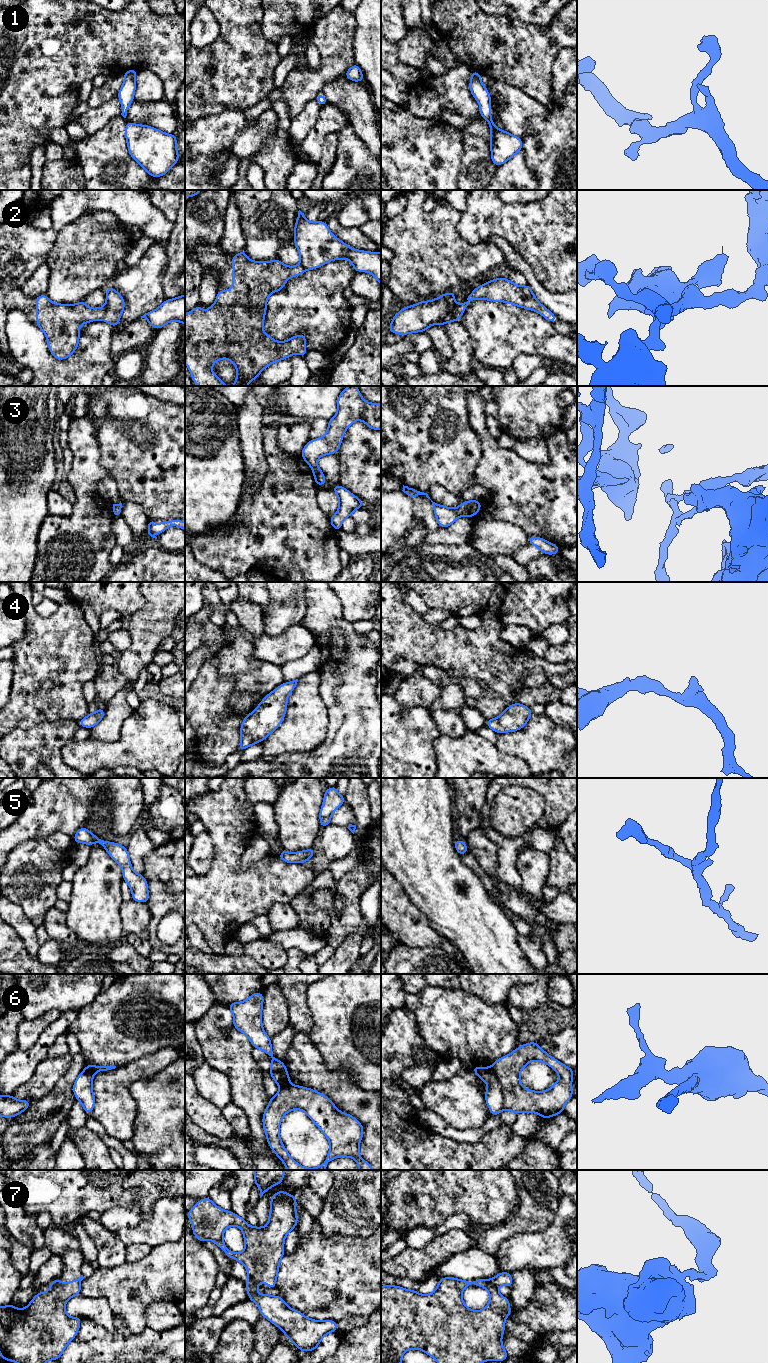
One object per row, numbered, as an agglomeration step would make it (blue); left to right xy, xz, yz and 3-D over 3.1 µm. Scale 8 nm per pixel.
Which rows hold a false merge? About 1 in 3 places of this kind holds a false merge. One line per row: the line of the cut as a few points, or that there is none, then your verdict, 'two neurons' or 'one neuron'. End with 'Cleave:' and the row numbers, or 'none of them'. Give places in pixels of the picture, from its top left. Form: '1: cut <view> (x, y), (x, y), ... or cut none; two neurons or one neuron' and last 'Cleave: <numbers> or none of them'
1: cut none; one neuron
2: cut xy (105, 306), (105, 314), (101, 319); two neurons
3: cut none; one neuron
4: cut none; one neuron
5: cut none; one neuron
6: cut yz (491, 1067), (503, 1091), (504, 1108); two neurons
7: cut xz (249, 1277), (257, 1286); two neurons
Cleave: 2, 6, 7

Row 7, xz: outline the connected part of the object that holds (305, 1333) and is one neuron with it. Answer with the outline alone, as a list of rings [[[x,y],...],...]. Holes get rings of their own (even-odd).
[[[251,1278],[245,1281],[245,1287],[248,1299],[257,1304],[261,1316],[280,1328],[301,1352],[314,1351],[323,1337],[338,1331],[337,1321],[310,1319],[290,1308],[280,1296],[257,1294],[258,1286]]]

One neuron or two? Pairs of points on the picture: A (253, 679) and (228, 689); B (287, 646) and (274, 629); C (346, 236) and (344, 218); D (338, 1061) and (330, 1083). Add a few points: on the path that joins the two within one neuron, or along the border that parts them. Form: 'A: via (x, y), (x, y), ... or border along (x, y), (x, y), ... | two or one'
A: border along (218, 670), (244, 694), (231, 698), (231, 710) | two
B: border along (298, 623), (292, 624), (278, 635), (265, 634) | two
C: border along (335, 215), (336, 219), (343, 226), (359, 228) | two
D: border along (319, 1053), (330, 1070), (347, 1070), (355, 1083) | two

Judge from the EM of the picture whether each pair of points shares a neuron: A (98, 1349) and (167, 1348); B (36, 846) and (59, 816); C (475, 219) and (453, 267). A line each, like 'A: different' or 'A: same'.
A: same
B: different
C: different

